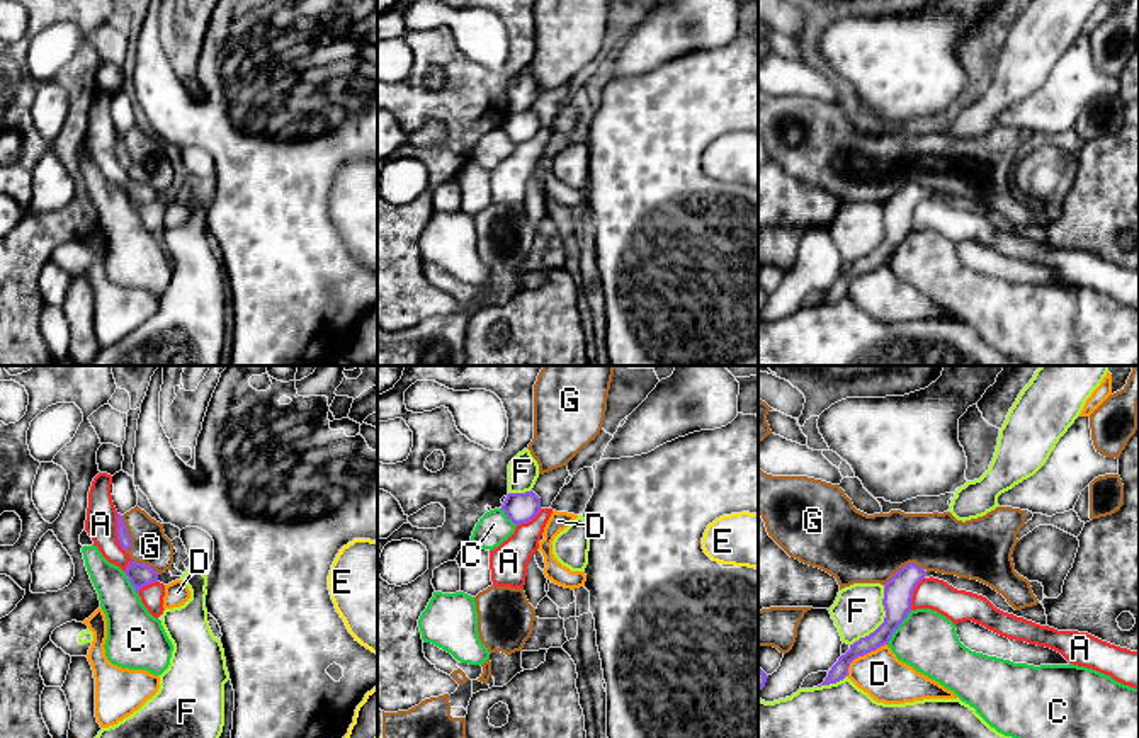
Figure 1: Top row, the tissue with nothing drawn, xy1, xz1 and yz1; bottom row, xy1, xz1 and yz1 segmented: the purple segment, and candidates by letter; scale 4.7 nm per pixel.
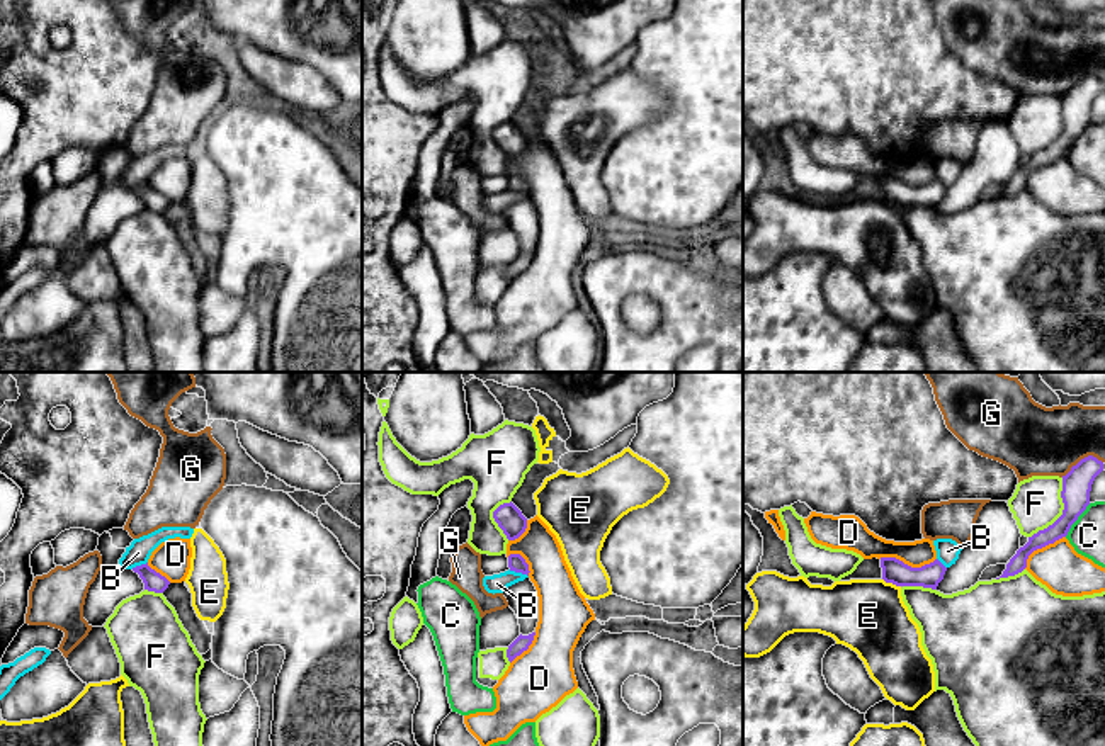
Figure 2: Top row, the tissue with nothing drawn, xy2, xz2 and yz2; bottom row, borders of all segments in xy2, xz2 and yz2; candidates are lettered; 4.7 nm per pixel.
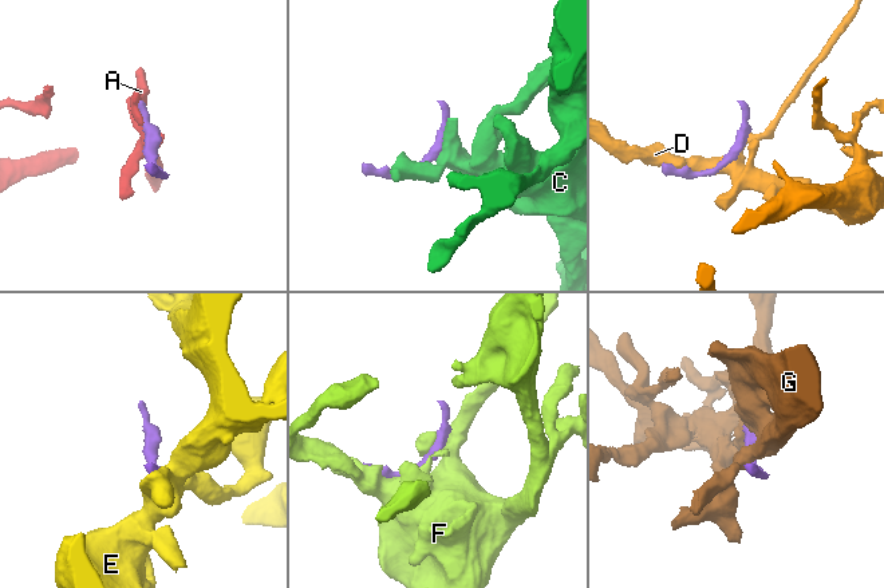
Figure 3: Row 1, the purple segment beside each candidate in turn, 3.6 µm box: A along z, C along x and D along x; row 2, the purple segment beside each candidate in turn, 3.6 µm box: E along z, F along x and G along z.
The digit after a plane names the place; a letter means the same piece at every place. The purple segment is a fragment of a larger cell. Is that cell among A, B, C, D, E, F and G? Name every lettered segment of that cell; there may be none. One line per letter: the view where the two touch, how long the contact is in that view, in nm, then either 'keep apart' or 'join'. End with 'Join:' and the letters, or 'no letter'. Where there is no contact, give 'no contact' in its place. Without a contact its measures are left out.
A: xy1 | 190 nm | keep apart
B: xz2 | 100 nm | keep apart
C: yz1 | 200 nm | keep apart
D: yz2 | 280 nm | keep apart
E: yz2 | 100 nm | keep apart
F: yz1 | 340 nm | keep apart
G: yz1 | 220 nm | keep apart
Join: no letter

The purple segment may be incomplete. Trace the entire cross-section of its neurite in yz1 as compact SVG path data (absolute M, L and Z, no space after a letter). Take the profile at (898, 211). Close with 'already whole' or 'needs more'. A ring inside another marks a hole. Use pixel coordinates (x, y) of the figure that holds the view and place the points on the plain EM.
M910 182L903 185L898 192L894 192L887 202L884 202L884 218L882 218L882 224L886 230L884 241L869 255L860 257L858 260L850 264L850 269L838 277L838 281L831 286L828 296L821 304L830 304L843 299L848 294L848 286L855 277L864 275L887 264L892 252L911 231L911 218L916 204L923 197L930 197L930 196L947 201L957 209L966 209L983 214L996 228L1003 231L1013 233L1017 236L1023 236L1040 245L1047 245L1046 228L1040 221L1037 224L1015 230L1001 213L998 213L996 209L978 199L959 197L955 194L944 194L937 190L926 190L915 182Z | needs more

